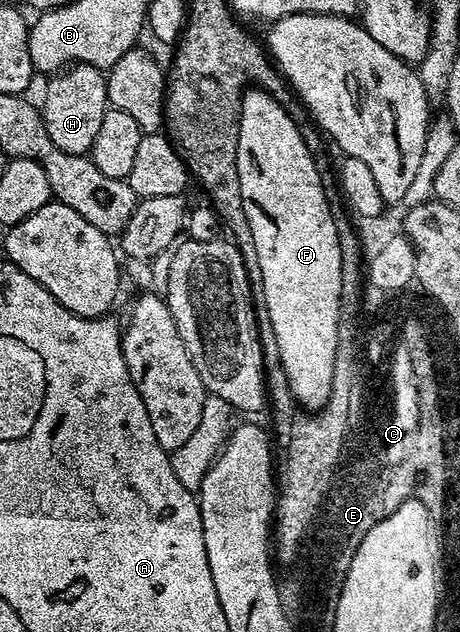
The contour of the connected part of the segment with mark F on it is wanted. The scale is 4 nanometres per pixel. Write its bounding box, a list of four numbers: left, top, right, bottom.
[236,86,344,405]

